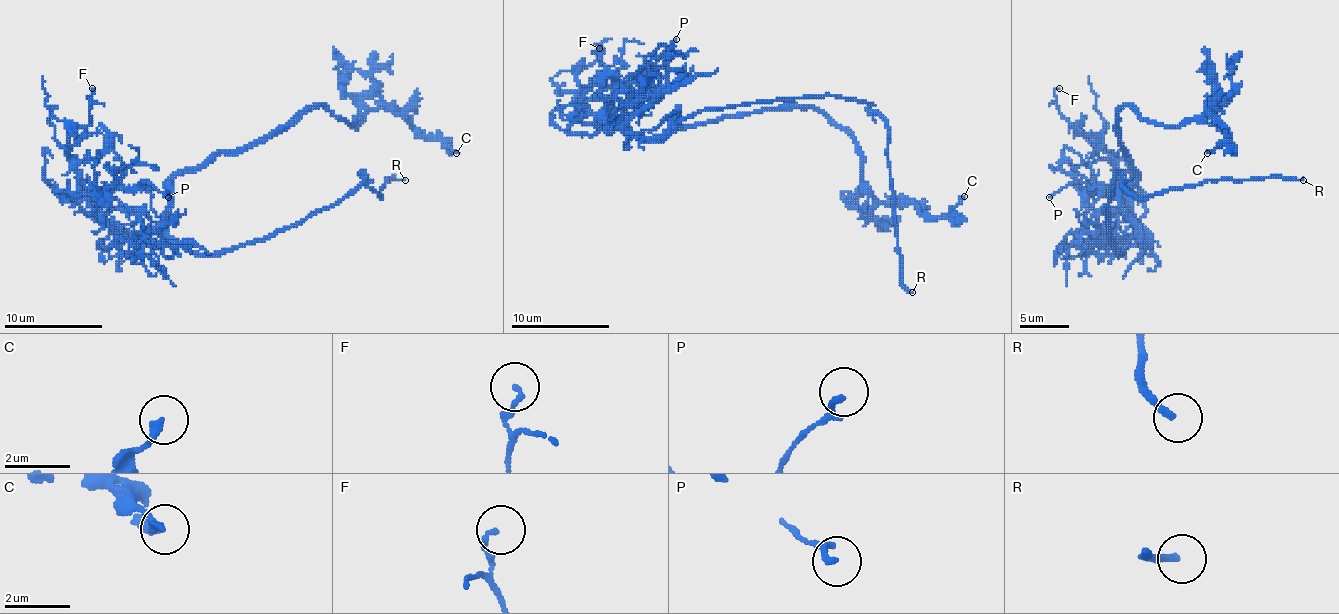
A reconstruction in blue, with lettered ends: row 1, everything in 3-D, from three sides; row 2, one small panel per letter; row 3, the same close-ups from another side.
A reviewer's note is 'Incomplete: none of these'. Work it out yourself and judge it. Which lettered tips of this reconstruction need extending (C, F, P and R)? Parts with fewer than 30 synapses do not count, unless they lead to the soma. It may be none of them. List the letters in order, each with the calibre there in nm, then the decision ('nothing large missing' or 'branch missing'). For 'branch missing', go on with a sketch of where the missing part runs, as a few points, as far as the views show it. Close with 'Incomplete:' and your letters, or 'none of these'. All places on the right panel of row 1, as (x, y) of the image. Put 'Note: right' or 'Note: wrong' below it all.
C: 240 nm thick; nothing large missing
F: 140 nm thick; nothing large missing
P: 180 nm thick; nothing large missing
R: 220 nm thick; branch missing
Incomplete: R
Note: wrong

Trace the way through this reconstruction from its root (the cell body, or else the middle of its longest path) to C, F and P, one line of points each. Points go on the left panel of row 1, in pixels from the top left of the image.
C: (168, 229), (175, 175), (242, 153), (321, 106), (353, 125), (373, 108), (395, 108), (456, 153)
F: (168, 229), (158, 241), (129, 239), (82, 185), (82, 172), (69, 157), (69, 135), (89, 123), (92, 88)
P: (168, 229), (158, 241), (126, 239), (97, 209), (111, 190), (136, 187), (141, 182), (148, 182), (168, 197)

